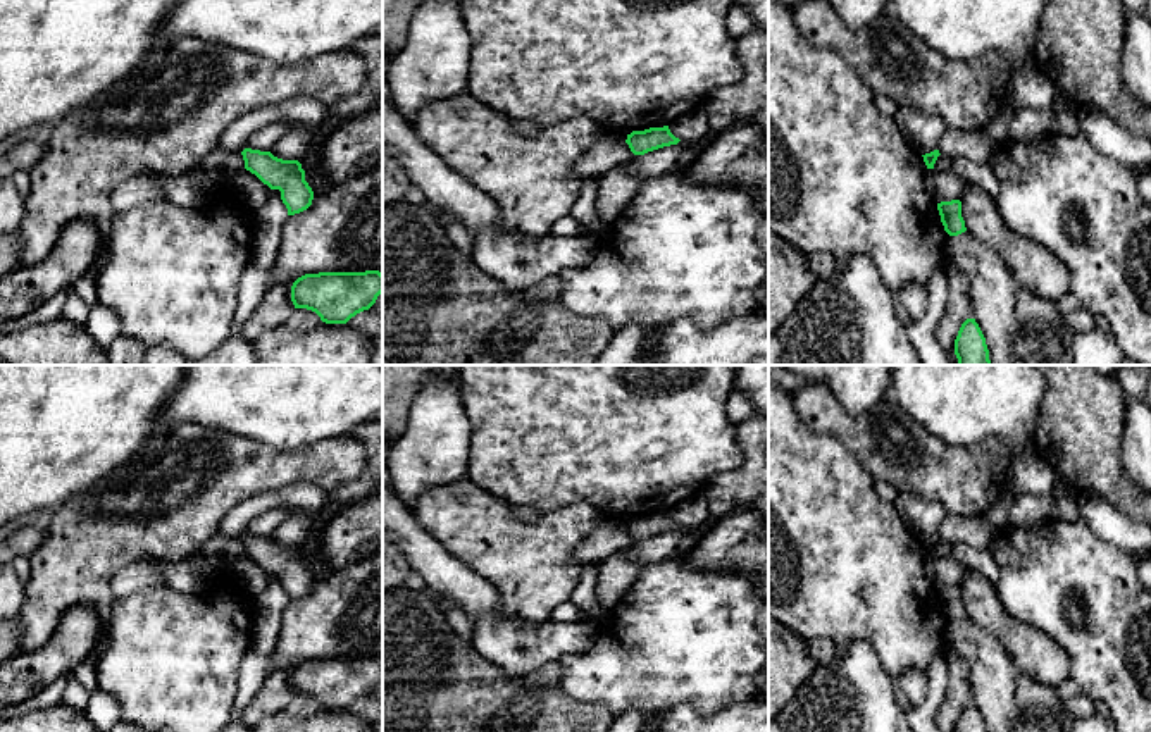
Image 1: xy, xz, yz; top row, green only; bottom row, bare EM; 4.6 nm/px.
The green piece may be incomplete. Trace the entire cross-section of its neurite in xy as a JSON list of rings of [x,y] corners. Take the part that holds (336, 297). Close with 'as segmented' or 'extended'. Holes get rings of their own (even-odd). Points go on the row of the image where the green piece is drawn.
[[[319,272],[298,277],[291,286],[295,308],[315,312],[326,324],[346,324],[357,313],[369,310],[383,293],[383,274]]]; as segmented

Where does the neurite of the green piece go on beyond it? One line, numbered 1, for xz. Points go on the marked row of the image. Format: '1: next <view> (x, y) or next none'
1: next none

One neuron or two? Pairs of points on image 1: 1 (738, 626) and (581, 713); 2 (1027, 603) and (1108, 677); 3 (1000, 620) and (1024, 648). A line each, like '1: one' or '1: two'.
1: two
2: one
3: one

